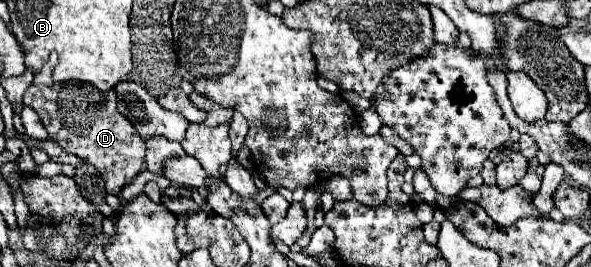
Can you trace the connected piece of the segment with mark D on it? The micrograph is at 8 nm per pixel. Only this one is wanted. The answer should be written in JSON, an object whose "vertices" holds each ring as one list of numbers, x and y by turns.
{"vertices":[[56,54,34,76,24,94,24,104,30,104,40,116,40,122,48,130,50,138,68,154,76,154,84,162,98,168,106,182,108,194,120,194,120,190,144,170,146,145,131,122,116,110,114,90,100,92,92,84,84,82,52,82,52,68]]}

